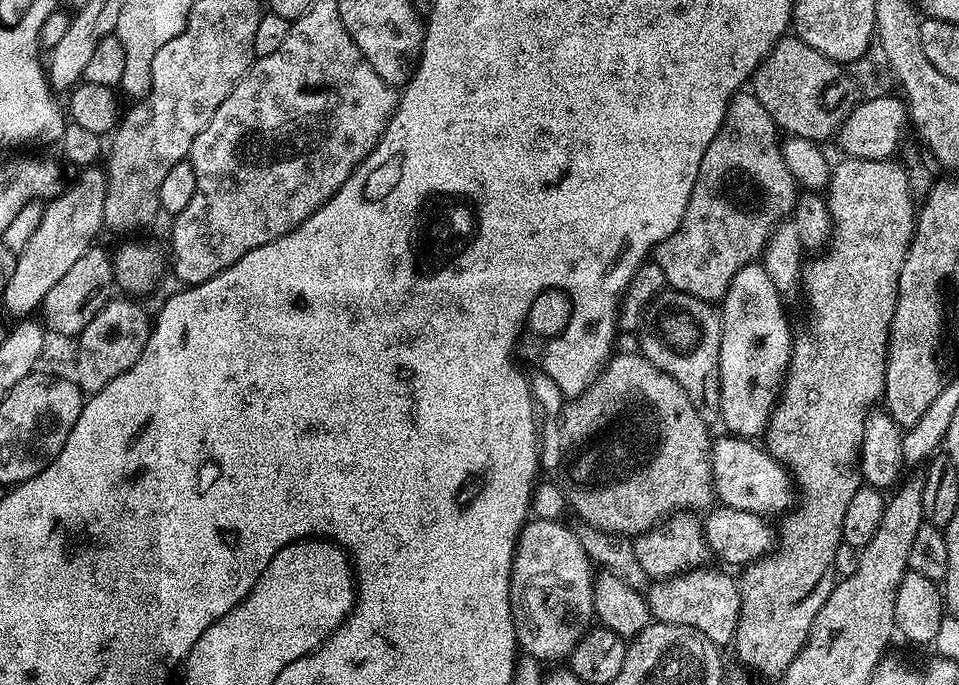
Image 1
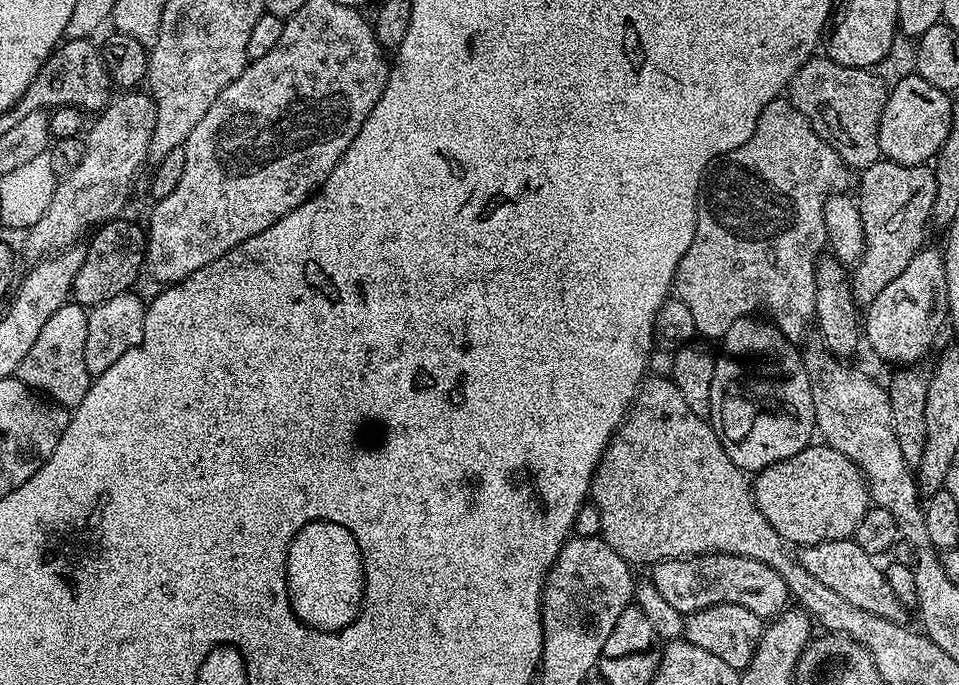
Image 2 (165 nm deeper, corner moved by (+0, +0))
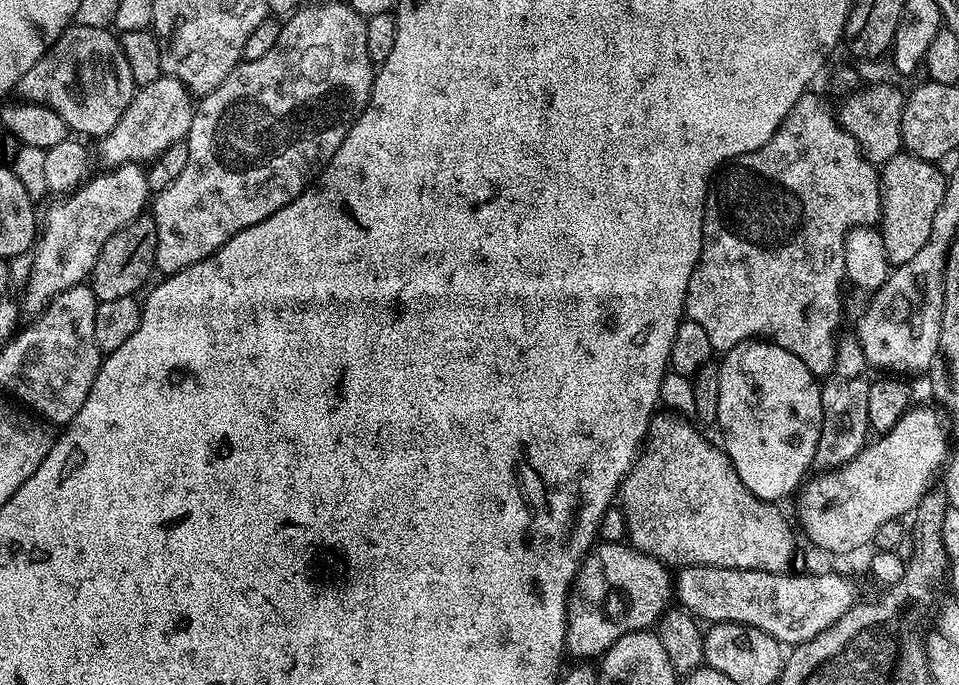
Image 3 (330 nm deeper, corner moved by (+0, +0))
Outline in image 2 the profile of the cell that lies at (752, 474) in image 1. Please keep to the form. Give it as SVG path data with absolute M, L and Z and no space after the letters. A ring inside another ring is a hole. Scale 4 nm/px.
M813 442L798 454L755 473L751 490L758 510L766 514L766 522L792 546L855 537L858 522L870 507L868 486L860 467L823 442Z

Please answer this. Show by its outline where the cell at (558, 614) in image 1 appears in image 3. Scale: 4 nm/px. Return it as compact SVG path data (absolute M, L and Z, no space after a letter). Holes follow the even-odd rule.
M628 542L597 543L580 565L568 595L568 625L564 639L567 655L576 656L572 658L603 656L618 638L651 629L673 600L674 576L669 565L639 552Z

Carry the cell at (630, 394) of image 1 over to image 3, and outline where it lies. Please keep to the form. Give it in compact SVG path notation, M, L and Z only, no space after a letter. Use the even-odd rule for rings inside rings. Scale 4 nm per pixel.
M679 415L653 416L636 464L620 486L618 500L624 509L628 523L627 539L632 547L677 569L687 568L689 564L701 564L787 573L788 563L796 552L792 528L787 518L776 509L779 507L773 501L760 500L746 490L723 447L716 445L715 448L687 419Z

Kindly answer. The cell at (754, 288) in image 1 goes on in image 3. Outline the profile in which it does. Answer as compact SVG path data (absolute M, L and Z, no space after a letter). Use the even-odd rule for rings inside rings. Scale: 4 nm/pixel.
M759 338L747 340L723 353L719 361L718 418L716 424L725 432L722 447L728 453L738 478L760 500L780 502L800 483L812 468L814 450L818 450L818 438L822 430L821 381L809 370L802 358L782 350L782 346Z

